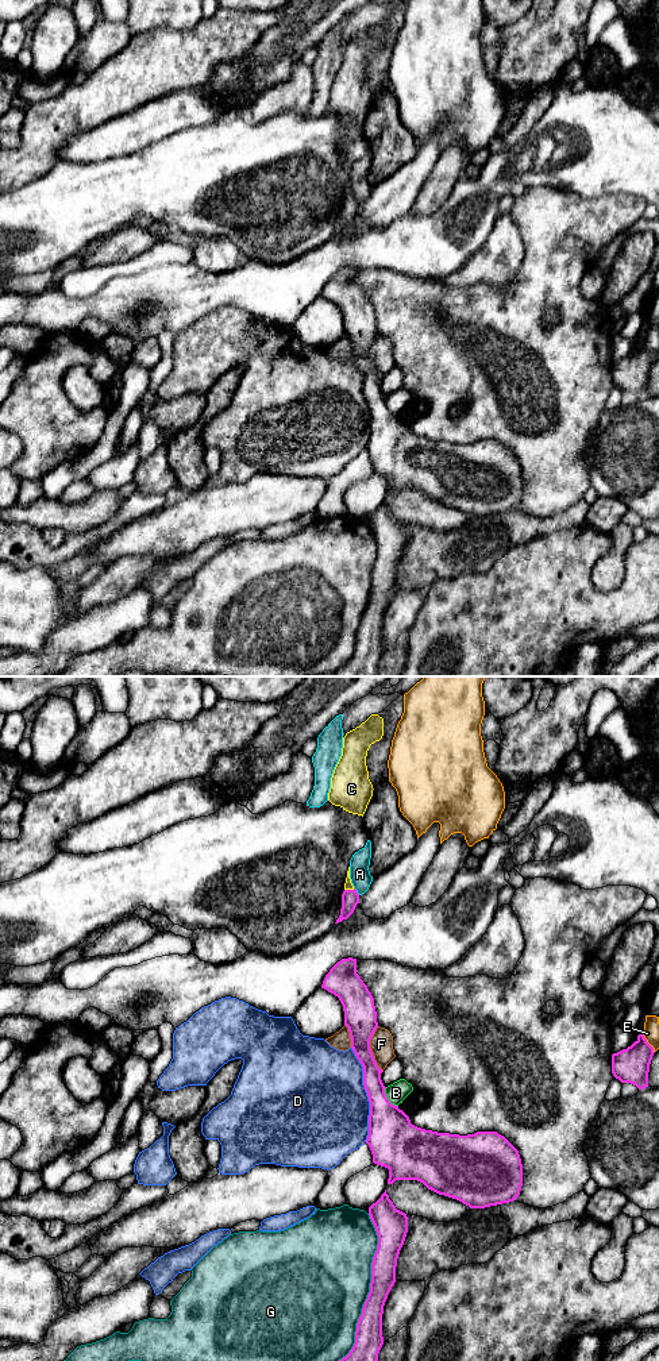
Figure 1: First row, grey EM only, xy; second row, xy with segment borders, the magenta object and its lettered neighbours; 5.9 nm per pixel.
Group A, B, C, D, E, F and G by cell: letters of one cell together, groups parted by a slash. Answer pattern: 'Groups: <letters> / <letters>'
Groups: A / B / C / D / E / F / G

